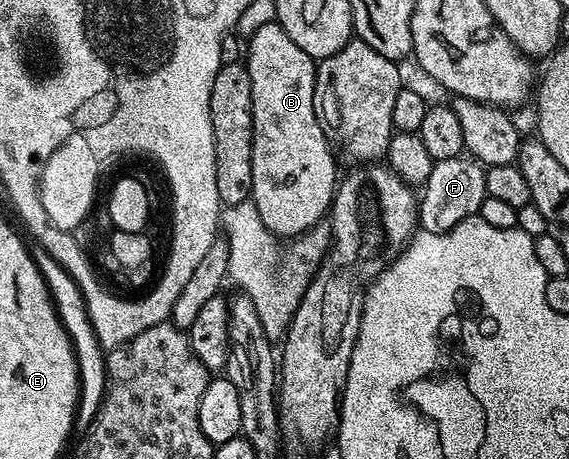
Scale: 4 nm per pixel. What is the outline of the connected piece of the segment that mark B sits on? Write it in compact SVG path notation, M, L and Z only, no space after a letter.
M276 23L261 25L247 41L247 68L251 75L251 111L253 112L253 150L251 151L252 200L262 216L262 223L278 239L294 239L322 224L321 216L330 212L339 184L335 150L323 135L315 115L314 58L303 51Z

